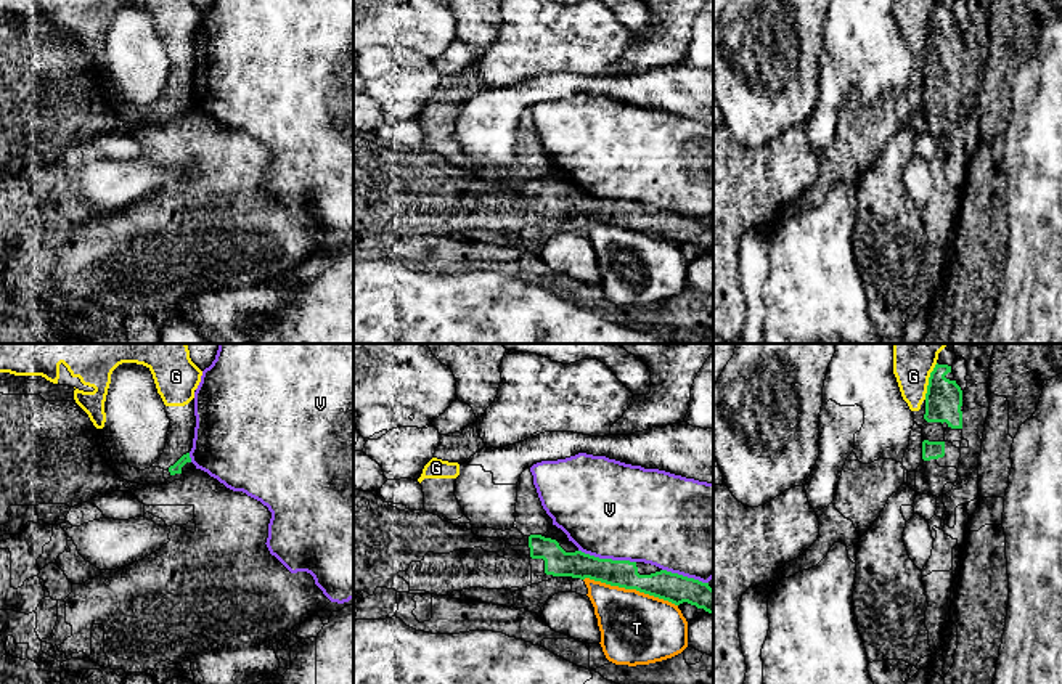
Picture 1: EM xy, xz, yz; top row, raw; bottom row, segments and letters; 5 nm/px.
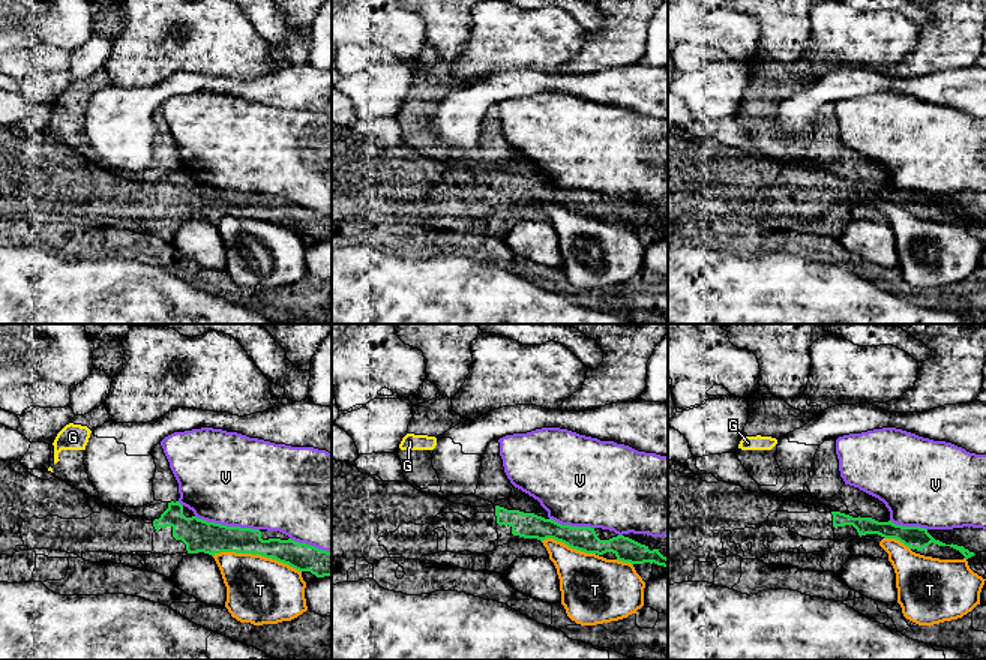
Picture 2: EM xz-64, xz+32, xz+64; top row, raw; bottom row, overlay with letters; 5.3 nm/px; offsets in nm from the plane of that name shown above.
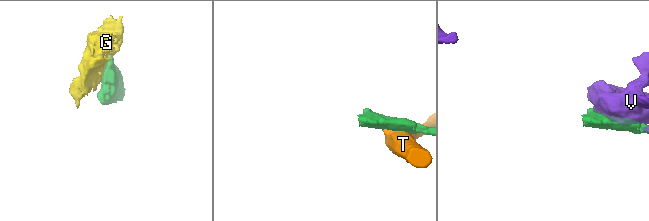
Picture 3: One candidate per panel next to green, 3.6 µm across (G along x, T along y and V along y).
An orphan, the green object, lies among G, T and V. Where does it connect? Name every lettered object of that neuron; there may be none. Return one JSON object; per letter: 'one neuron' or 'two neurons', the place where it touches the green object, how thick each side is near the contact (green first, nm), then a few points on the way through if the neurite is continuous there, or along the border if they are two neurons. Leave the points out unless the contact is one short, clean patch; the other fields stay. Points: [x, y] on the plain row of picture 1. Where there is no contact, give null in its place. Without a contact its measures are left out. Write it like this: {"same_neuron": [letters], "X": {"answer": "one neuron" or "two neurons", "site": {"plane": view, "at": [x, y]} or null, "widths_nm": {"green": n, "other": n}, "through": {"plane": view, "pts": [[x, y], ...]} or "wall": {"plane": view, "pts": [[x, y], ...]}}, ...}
{"same_neuron": [], "G": {"answer": "two neurons", "site": {"plane": "yz", "at": [929, 21]}, "widths_nm": {"green": 190, "other": 160}, "wall": {"plane": "yz", "pts": [[937, 4], [931, 13], [924, 39]]}}, "T": {"answer": "two neurons", "site": {"plane": "xz", "at": [630, 228]}, "widths_nm": {"green": 150, "other": 360}}, "V": {"answer": "two neurons", "site": {"plane": "xz", "at": [608, 199]}, "widths_nm": {"green": 140, "other": 500}}}

